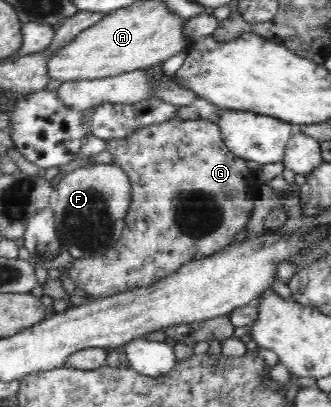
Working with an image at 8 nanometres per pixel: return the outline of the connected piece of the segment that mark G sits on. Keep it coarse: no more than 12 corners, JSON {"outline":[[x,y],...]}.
{"outline":[[215,118],[106,141],[131,185],[119,242],[66,266],[100,299],[244,232],[256,171]]}

